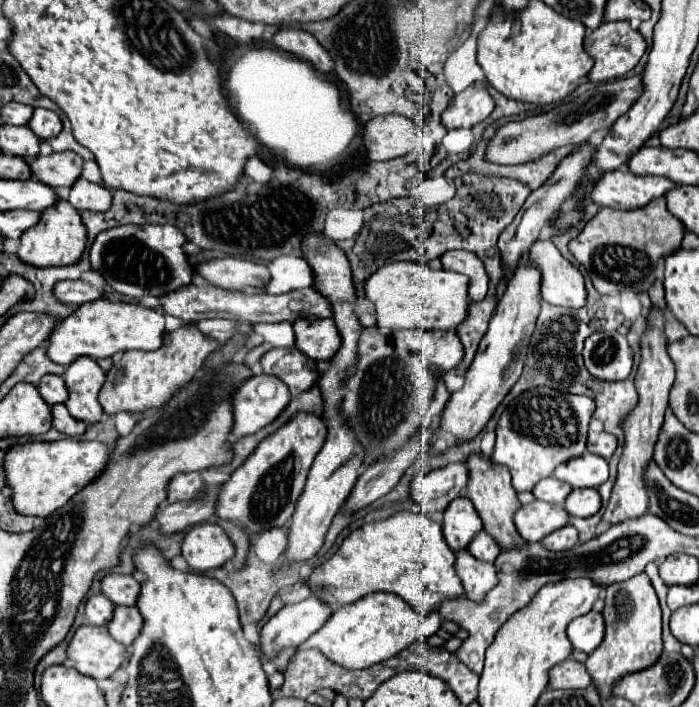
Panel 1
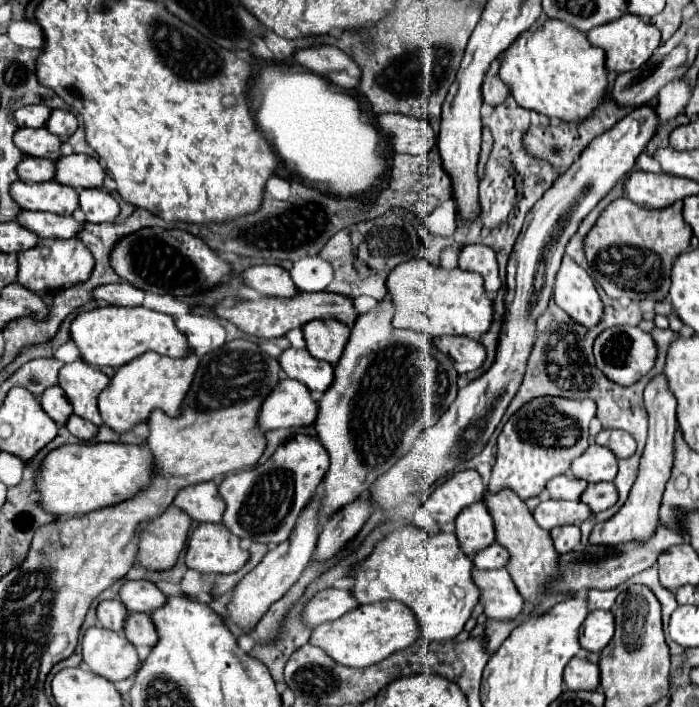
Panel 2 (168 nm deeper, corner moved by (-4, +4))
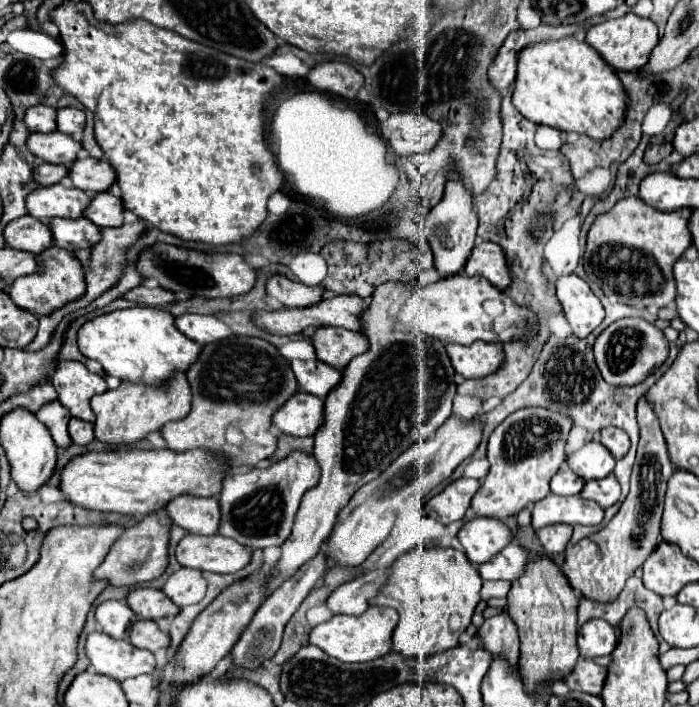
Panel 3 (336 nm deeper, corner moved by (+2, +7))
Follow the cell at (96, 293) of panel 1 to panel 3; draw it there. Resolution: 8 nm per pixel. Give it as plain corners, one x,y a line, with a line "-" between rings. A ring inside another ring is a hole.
140,284
132,290
128,290
124,294
126,300
136,302
136,304
144,304
144,306
162,306
174,300
174,294
160,288
160,286
148,286
148,284

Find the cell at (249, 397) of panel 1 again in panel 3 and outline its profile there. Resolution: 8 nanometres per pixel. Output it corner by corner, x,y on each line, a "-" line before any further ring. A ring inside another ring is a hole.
294,392
280,408
276,408
272,416
272,424
292,436
314,436
316,428
320,426
320,412
322,400
308,394
308,392

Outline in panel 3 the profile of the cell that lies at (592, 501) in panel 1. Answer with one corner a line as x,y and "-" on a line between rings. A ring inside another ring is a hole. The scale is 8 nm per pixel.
606,476
604,480
588,480
580,492
582,498
598,502
602,508
608,508
620,498
620,484
616,484
616,476

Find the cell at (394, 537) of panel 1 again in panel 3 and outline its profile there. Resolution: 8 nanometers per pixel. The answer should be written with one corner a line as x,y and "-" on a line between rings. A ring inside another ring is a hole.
426,546
400,554
390,566
388,580
370,600
378,606
392,606
400,614
394,630
394,650
404,656
424,658
458,644
460,634
470,624
476,604
480,602
482,578
476,566
456,548

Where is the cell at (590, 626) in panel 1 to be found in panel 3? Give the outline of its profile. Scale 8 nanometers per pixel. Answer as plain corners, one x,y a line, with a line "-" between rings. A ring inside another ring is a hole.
592,618
578,630
578,650
582,658
608,656
614,650
614,646
616,632
602,618

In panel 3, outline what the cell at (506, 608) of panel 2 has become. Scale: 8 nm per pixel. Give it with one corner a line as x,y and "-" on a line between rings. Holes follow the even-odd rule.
502,610
498,616
484,620
484,624
480,626
480,638
494,656
506,654
508,660
512,662
518,660
518,648
520,648
518,626
514,624
514,620
508,616
506,610

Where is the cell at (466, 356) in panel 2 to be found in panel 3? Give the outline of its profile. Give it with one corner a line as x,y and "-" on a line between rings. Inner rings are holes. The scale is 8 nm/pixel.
480,340
470,346
448,344
446,350
454,370
464,378
482,378
494,372
504,360
502,348
498,344
488,344

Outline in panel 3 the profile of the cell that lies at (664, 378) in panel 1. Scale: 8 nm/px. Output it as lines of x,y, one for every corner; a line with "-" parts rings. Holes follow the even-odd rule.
646,396
638,400
638,424
640,424
640,444
632,470
630,492
622,502
618,514
596,534
582,538
578,544
566,550
566,562
562,572
570,580
570,586
580,590
584,596
598,602
610,602
624,588
628,576
644,564
646,556
654,552
660,538
660,516
664,506
666,482
674,472
670,462
666,440
658,422
658,416

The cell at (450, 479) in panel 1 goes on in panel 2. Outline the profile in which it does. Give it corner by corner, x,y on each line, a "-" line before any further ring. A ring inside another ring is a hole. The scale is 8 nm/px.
464,469
454,473
446,483
438,485
426,499
424,507
438,523
450,523
464,507
482,501
484,491
486,489
478,471

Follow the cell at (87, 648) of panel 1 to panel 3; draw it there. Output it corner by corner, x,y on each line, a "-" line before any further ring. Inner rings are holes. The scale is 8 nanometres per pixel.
104,632
88,634
88,638
86,638
86,656
88,656
90,666
94,668
94,672
106,674
106,676
110,676
118,682
122,682
126,678
140,676
140,674
150,674
150,672
154,672
154,666
156,666
154,654
150,650
134,648
128,640
116,640
112,636
104,634

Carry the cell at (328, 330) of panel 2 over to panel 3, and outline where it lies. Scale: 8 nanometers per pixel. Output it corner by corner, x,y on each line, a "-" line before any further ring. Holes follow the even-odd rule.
334,326
316,328
310,340
316,350
316,358
338,370
342,370
348,360
352,360
352,356
368,350
368,342
364,342
364,336
360,332
348,332

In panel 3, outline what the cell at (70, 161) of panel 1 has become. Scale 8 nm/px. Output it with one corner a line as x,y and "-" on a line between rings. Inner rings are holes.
78,158
74,160
72,168
68,170
68,178
74,188
80,188
84,192
104,192
114,182
116,174
112,166
106,160
94,160
94,158

